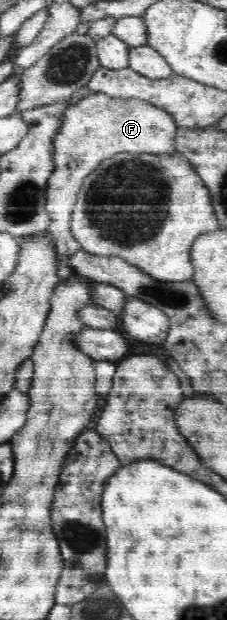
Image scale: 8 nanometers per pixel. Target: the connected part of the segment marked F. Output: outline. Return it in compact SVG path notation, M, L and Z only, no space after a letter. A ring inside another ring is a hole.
M101 92L76 100L60 116L58 136L54 136L52 161L55 169L47 183L46 211L50 215L48 232L55 247L64 253L82 249L71 231L71 216L82 182L104 160L122 153L167 155L176 153L178 125L166 109L140 99L121 99Z

